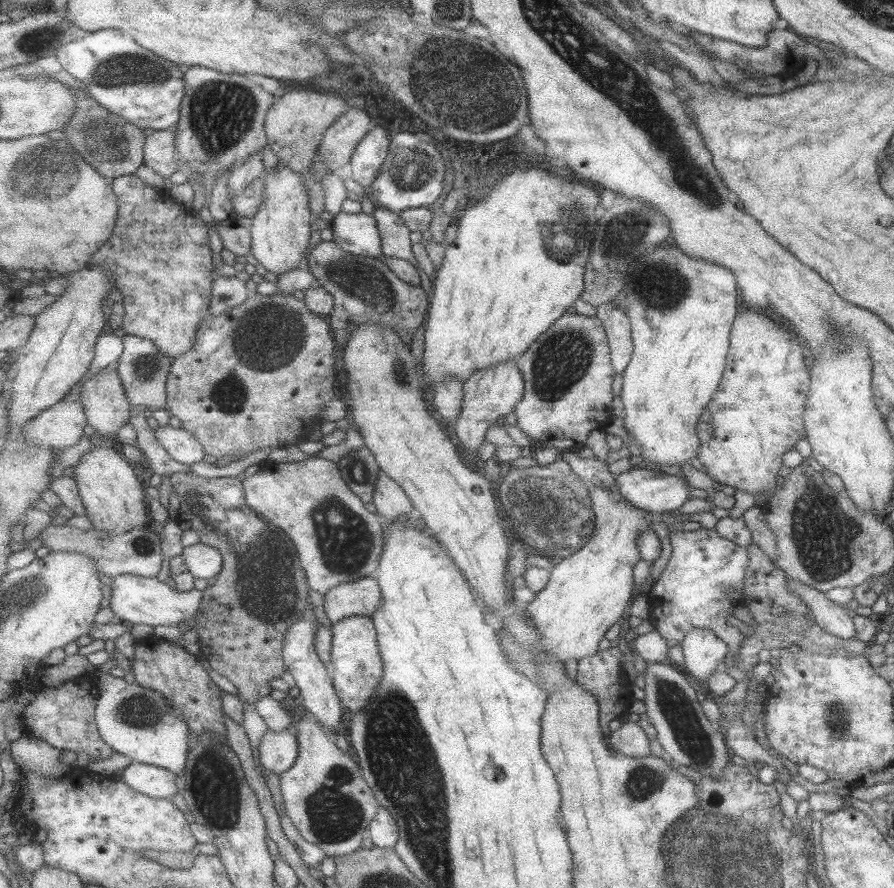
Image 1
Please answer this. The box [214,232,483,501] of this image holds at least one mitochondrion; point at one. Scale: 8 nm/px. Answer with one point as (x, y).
(271, 343)

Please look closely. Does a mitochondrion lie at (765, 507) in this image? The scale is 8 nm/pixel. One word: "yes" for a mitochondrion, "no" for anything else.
no

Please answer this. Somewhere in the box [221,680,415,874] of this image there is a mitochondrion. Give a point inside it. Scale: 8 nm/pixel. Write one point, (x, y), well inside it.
(335, 816)

